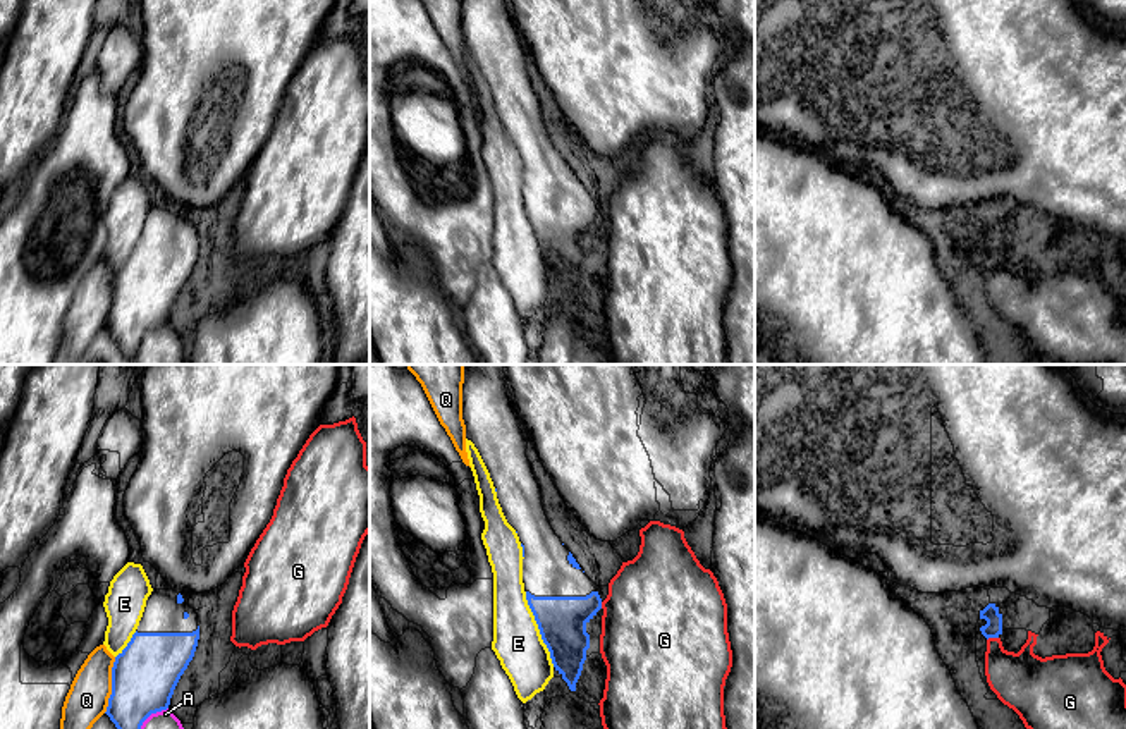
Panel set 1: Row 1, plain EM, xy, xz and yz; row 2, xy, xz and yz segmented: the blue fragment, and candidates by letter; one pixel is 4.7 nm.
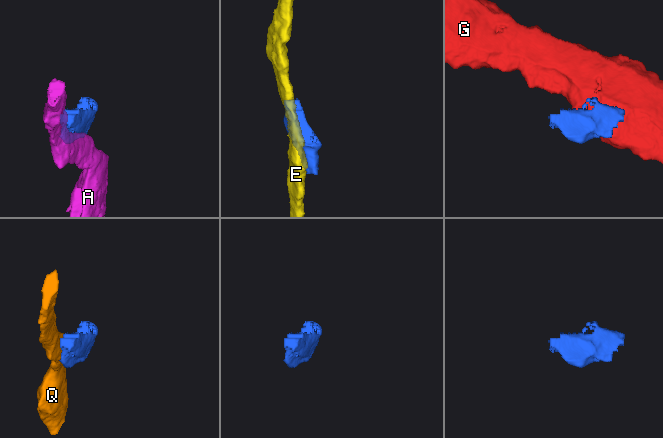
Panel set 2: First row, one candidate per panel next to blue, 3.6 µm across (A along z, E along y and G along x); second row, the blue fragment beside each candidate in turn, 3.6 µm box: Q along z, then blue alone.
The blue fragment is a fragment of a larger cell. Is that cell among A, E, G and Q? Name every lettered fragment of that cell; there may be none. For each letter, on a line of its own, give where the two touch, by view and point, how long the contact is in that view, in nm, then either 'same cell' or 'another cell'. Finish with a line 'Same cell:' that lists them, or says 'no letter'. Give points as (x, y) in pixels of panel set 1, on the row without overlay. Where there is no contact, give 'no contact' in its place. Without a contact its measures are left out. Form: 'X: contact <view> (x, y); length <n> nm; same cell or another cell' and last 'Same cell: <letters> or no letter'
A: contact xy (145, 334); length 240 nm; another cell
E: contact xz (538, 243); length 380 nm; another cell
G: contact yz (992, 251); length 60 nm; another cell
Q: contact xy (112, 300); length 280 nm; another cell
Same cell: no letter

